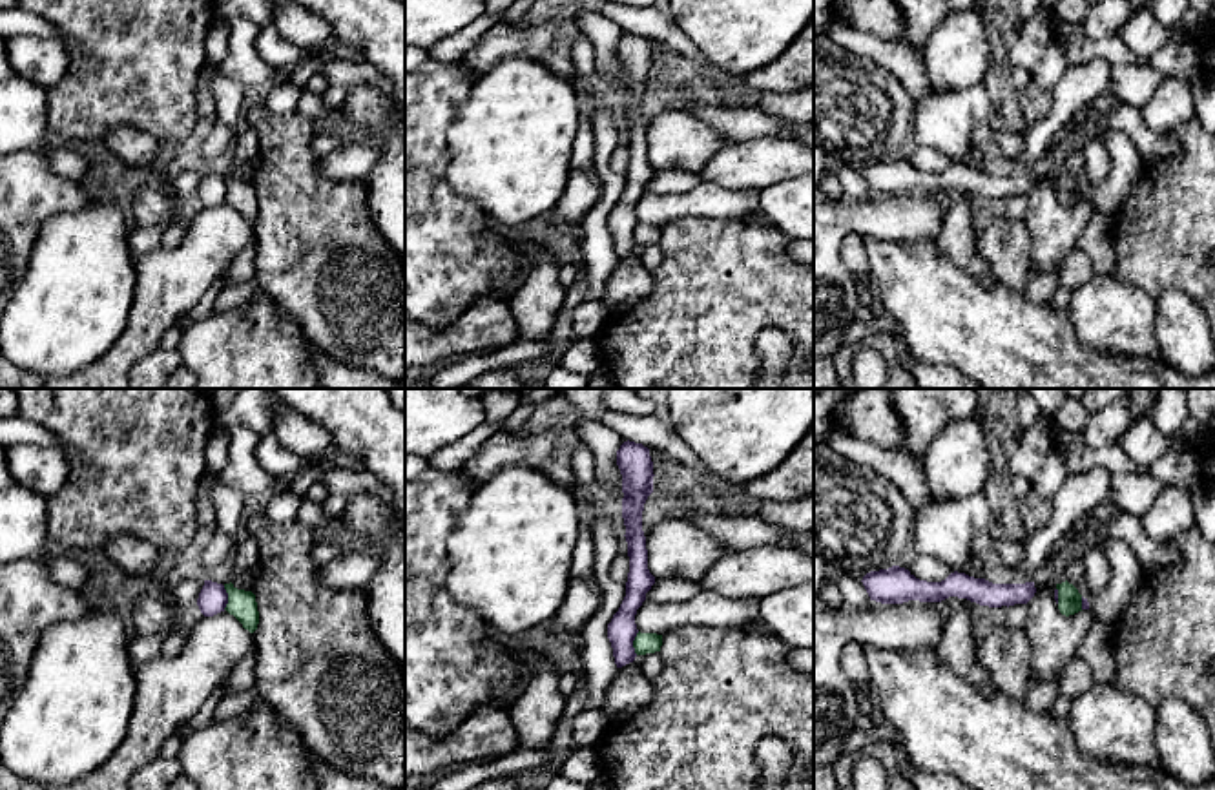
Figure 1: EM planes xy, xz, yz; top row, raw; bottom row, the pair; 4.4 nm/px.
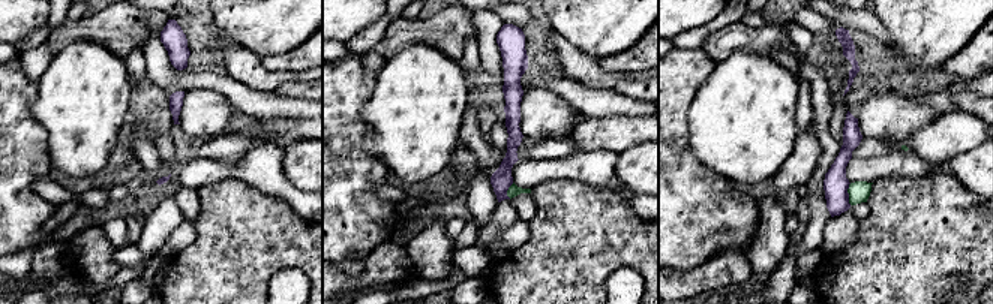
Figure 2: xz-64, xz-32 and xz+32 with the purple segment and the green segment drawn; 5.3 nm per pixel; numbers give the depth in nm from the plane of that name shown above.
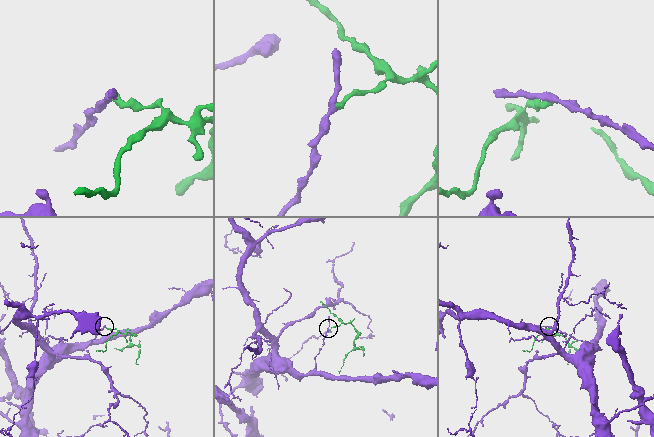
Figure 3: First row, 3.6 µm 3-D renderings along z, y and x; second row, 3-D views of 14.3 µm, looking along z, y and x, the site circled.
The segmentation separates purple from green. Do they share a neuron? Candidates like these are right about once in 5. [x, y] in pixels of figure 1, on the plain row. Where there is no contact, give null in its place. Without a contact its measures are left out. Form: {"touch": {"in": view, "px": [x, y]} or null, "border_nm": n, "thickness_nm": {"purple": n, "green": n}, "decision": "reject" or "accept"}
{"touch": {"in": "xy", "px": [227, 188]}, "border_nm": 100, "thickness_nm": {"purple": 130, "green": 120}, "decision": "reject"}

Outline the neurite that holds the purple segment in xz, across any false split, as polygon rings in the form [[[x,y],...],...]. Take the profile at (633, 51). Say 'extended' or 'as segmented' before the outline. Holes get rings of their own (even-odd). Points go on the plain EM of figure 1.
as segmented | [[[624,33],[617,42],[617,57],[622,66],[622,109],[626,117],[626,133],[629,148],[629,164],[626,188],[608,215],[608,230],[613,239],[617,259],[635,252],[633,232],[639,224],[635,215],[637,201],[646,192],[646,184],[655,175],[648,161],[646,128],[642,122],[642,102],[648,88],[653,84],[653,53],[649,40],[642,35]]]

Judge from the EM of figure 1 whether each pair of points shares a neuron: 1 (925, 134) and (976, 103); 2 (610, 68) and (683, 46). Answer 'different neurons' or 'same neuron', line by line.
1: same neuron
2: different neurons

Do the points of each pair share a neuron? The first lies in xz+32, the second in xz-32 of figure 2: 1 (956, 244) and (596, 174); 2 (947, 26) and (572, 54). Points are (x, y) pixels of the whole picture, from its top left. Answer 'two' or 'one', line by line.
1: two
2: two

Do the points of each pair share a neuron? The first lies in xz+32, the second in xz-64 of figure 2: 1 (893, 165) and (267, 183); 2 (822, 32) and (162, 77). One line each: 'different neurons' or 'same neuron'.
1: same neuron
2: same neuron

